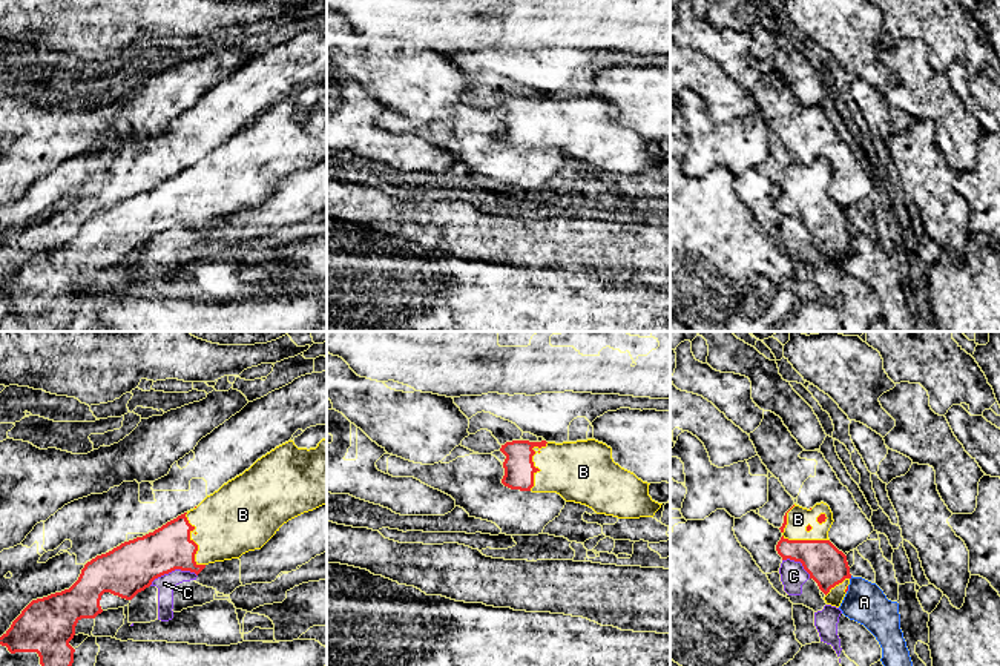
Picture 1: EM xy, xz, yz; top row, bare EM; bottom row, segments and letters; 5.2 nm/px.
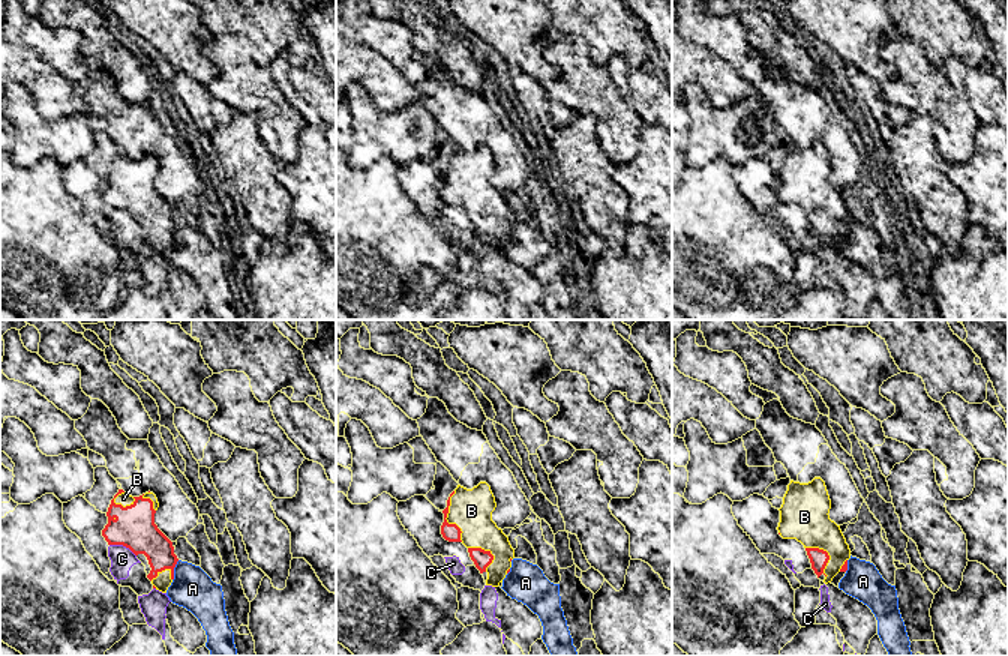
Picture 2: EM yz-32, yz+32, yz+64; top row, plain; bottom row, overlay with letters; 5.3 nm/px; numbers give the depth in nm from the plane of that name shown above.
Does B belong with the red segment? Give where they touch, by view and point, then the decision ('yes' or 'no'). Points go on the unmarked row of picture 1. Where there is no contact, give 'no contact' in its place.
yz (795, 197) | yes

